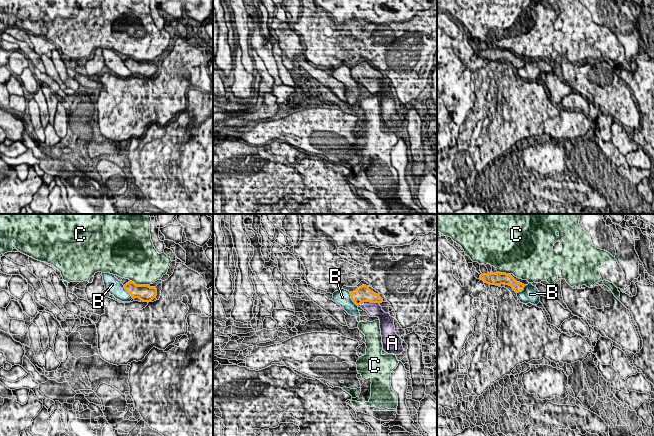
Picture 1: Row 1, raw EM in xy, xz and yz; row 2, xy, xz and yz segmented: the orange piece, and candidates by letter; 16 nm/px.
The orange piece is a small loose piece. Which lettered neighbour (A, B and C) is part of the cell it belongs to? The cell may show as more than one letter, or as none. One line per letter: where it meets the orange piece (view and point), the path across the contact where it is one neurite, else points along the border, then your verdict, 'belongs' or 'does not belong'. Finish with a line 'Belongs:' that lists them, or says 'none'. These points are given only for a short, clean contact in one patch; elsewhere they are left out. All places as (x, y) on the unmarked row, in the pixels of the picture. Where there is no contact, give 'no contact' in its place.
A: contact xz (371, 78); way xz (362, 70), (371, 78), (373, 85); belongs
B: contact xz (351, 74); border xz (349, 68), (351, 76), (357, 82); does not belong
C: contact xy (139, 61); does not belong
Belongs: A

